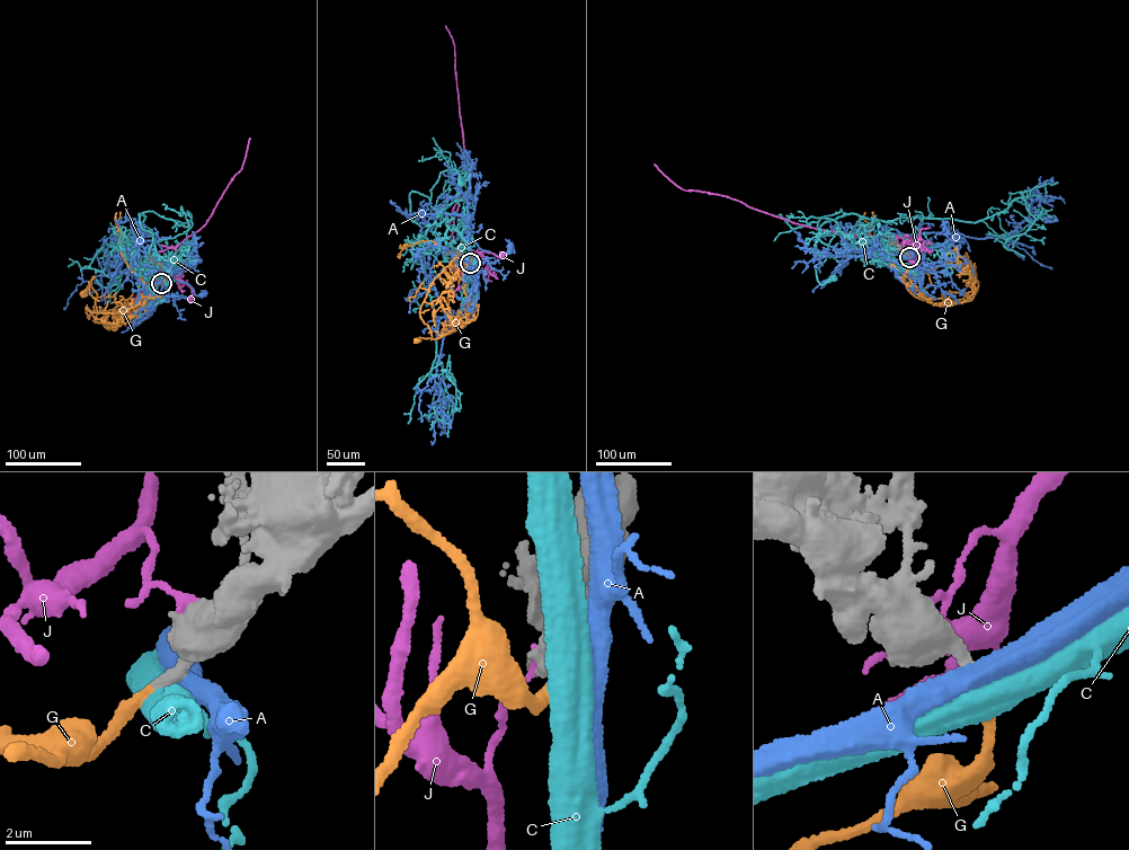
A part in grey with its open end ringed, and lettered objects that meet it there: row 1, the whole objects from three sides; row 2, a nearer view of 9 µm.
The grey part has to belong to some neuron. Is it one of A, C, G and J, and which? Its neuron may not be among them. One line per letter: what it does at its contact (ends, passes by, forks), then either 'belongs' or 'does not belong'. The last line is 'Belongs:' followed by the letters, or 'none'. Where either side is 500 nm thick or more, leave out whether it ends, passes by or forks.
A: it passes by; does not belong
C: does not belong
G: it ends; belongs
J: does not belong
Belongs: G

